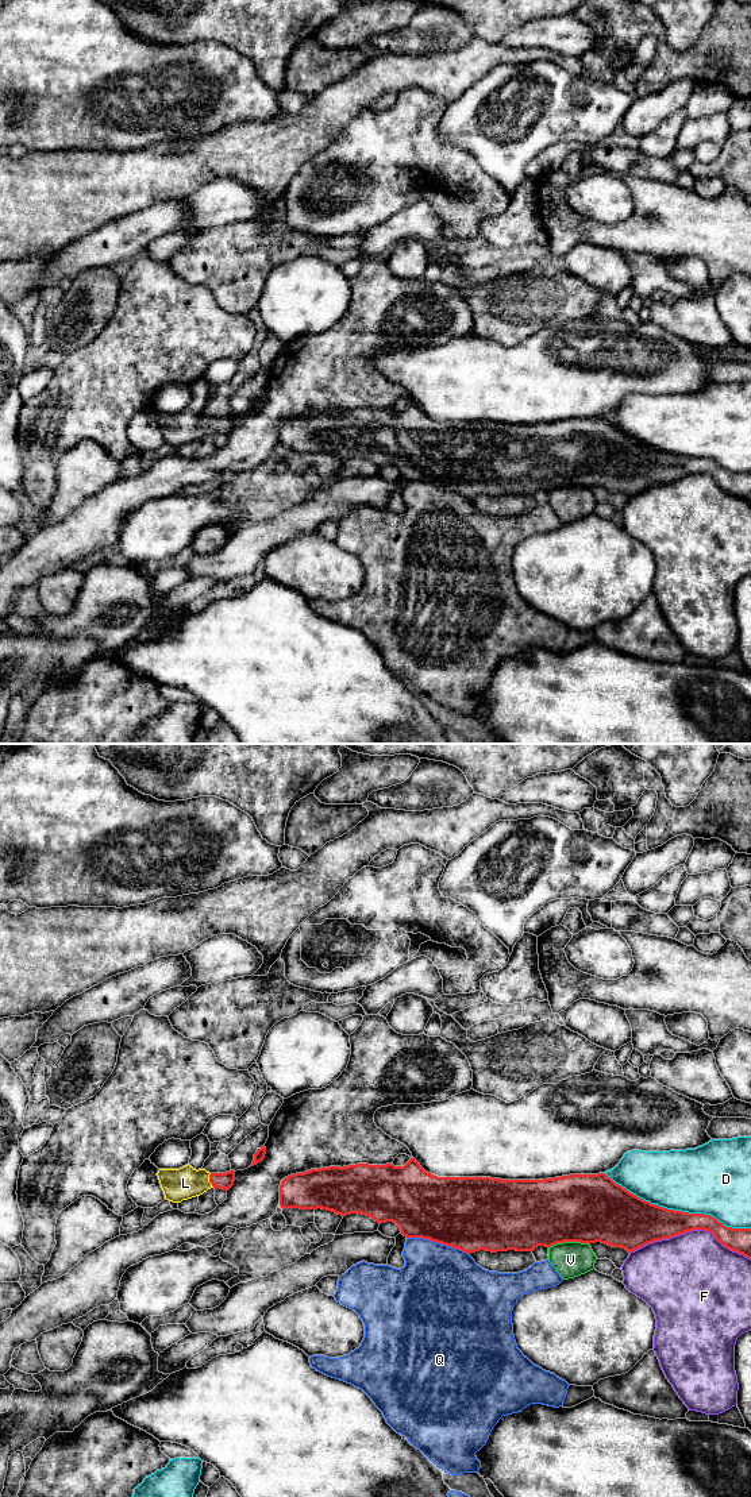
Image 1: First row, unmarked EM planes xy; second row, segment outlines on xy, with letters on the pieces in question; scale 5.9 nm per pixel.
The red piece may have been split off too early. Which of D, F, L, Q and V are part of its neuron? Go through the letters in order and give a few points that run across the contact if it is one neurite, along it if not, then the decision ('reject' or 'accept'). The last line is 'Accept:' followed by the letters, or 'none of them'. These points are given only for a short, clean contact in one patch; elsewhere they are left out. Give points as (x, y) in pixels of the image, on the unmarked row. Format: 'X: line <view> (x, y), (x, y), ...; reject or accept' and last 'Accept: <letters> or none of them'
D: reject
F: reject
L: line xy (226, 424), (210, 424), (185, 427); accept
Q: line xy (407, 481), (428, 482), (458, 492), (469, 498); reject
V: reject
Accept: L

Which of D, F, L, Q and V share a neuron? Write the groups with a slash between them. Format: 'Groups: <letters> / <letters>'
Groups: D / F / L / Q / V

